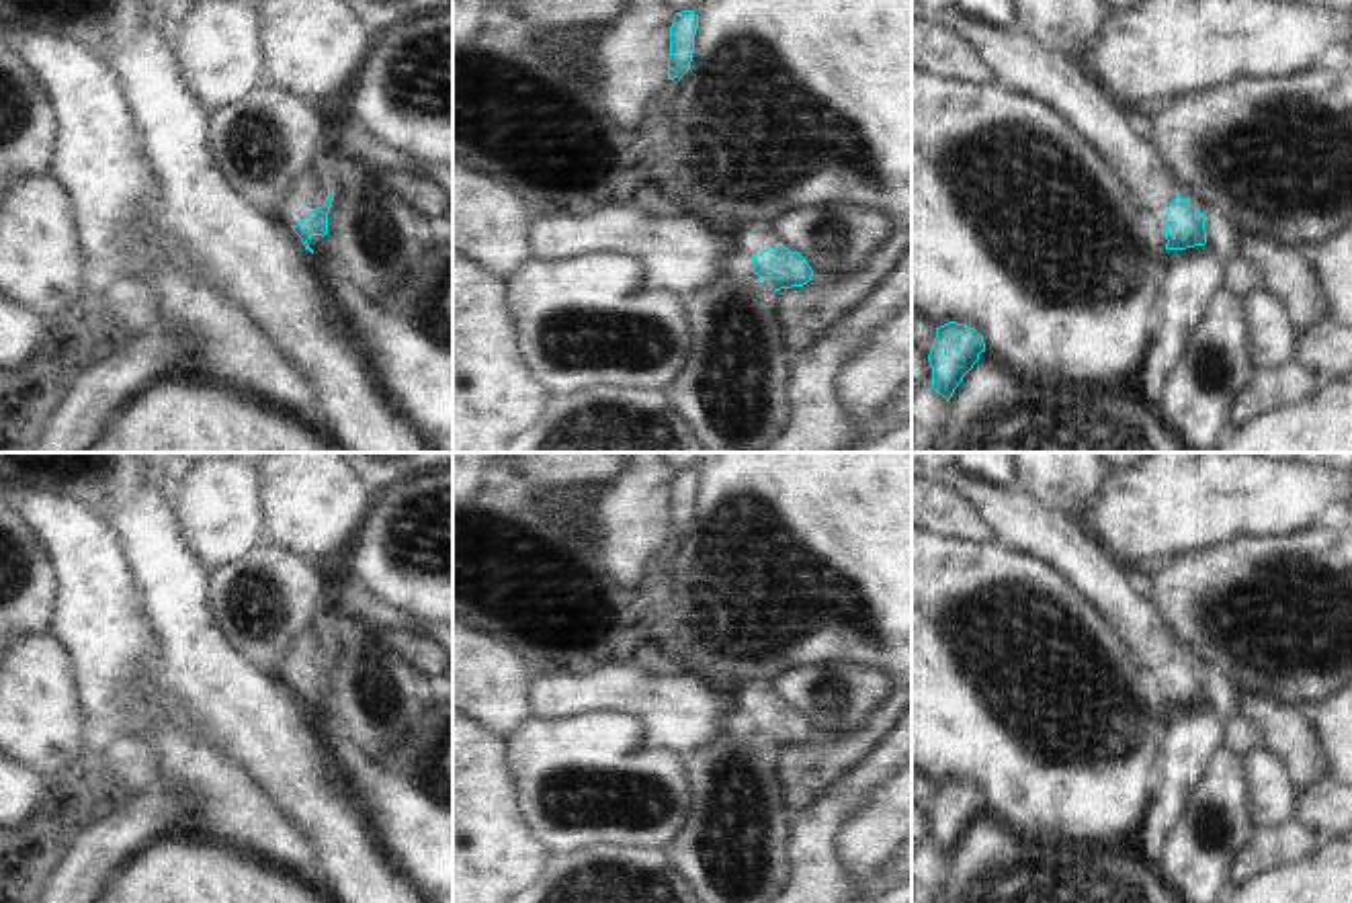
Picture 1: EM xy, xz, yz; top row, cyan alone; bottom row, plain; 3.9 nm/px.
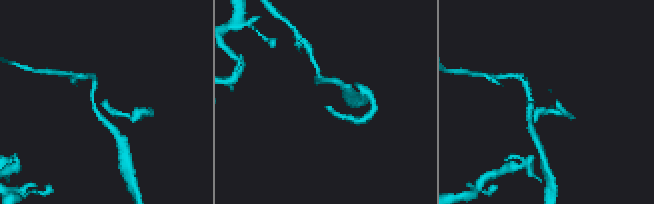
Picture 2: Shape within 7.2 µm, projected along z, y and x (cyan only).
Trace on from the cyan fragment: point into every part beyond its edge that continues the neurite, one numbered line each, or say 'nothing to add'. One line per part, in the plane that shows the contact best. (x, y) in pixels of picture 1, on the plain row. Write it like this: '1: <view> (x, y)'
1: xy (308, 650).

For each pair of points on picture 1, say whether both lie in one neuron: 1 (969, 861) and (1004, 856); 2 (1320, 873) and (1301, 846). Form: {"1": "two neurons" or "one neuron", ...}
{"1": "one neuron", "2": "two neurons"}

